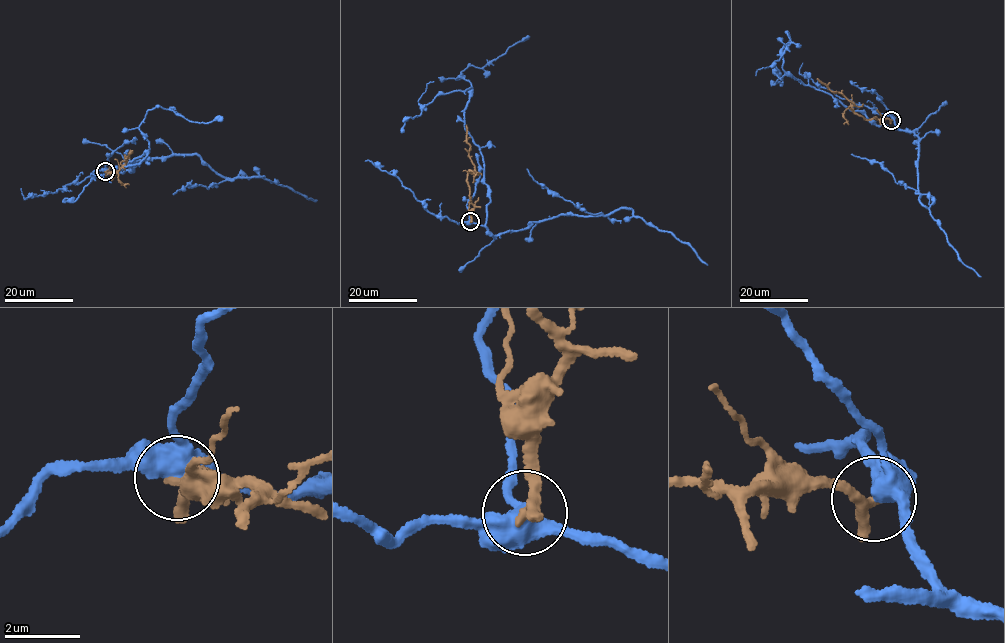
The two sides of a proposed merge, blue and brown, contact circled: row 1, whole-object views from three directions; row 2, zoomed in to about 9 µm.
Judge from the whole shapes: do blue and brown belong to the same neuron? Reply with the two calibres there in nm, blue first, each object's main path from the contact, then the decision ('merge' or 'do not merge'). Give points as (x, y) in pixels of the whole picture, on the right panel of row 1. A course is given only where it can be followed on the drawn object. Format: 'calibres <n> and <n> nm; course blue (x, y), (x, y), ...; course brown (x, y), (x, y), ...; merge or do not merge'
calibres 400 and 400 nm; course blue (892, 120), (898, 128), (878, 126), (785, 71), (782, 50), (790, 39), (789, 33), (791, 41), (773, 66); course brown (892, 120), (866, 120), (851, 108), (853, 104), (841, 93), (832, 92), (817, 78); do not merge

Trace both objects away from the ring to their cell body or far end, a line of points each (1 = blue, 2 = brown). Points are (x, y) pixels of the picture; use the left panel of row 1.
1: (106, 171), (131, 172), (138, 162), (129, 162), (149, 149), (138, 127), (147, 110), (223, 118)
2: (106, 171), (113, 172), (112, 180), (133, 150)

